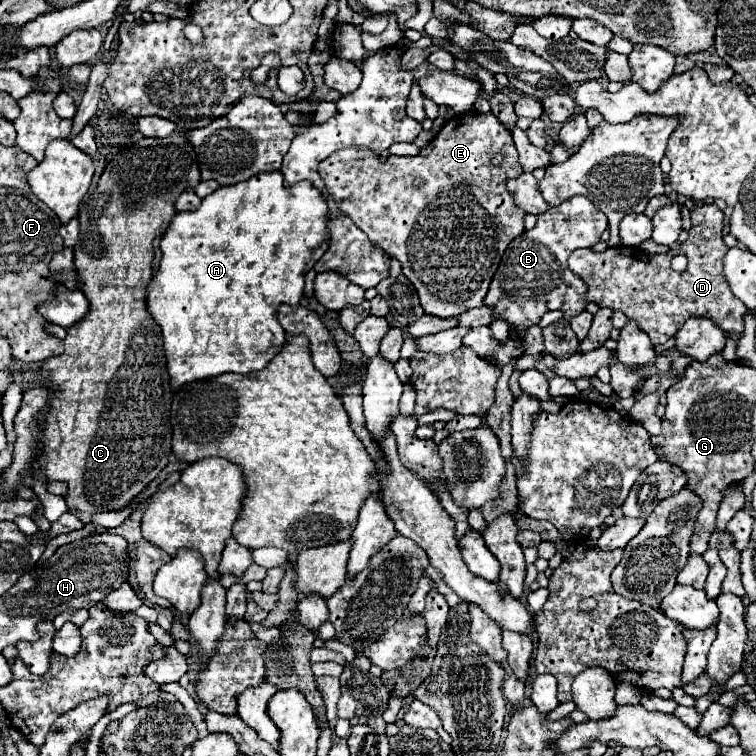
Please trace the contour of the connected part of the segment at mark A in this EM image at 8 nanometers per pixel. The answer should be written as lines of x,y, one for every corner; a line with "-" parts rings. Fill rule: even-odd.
269,171
269,173
259,173
247,181
241,181
237,185
231,187
219,187
217,191
213,191
211,195
207,195
199,209
195,211
185,211
185,213
177,213
171,221
171,225
167,227
165,235
161,237
161,261
159,261
159,269
157,273
151,277
147,291
147,305
149,305
149,313
153,315
153,319
161,325
163,329
163,339
165,339
165,355
167,355
167,371
171,375
171,385
177,389
185,383
203,379
203,377
215,377
215,375
223,375
227,371
231,373
253,373
263,369
269,359
281,349
281,345
285,343
285,331
277,321
277,307
287,303
287,305
297,305
303,297
303,287
305,287
305,275
313,269
315,261
321,259
321,255
325,253
325,247
329,247
329,229
327,229
327,221
329,221
329,209
327,203
323,199
323,195
309,183
297,183
293,187
285,187
283,185
283,175
279,171

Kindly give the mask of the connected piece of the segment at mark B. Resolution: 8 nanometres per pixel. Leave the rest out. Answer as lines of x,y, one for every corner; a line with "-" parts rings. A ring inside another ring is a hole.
581,195
571,197
539,215
537,225
531,231
525,231
523,239
509,243
489,285
485,305
493,307
491,321
505,319
509,325
527,329
537,325
547,311
559,309
571,317
581,313
587,305
587,285
567,269
567,257
579,247
591,247
599,243
605,229
605,215
587,197

